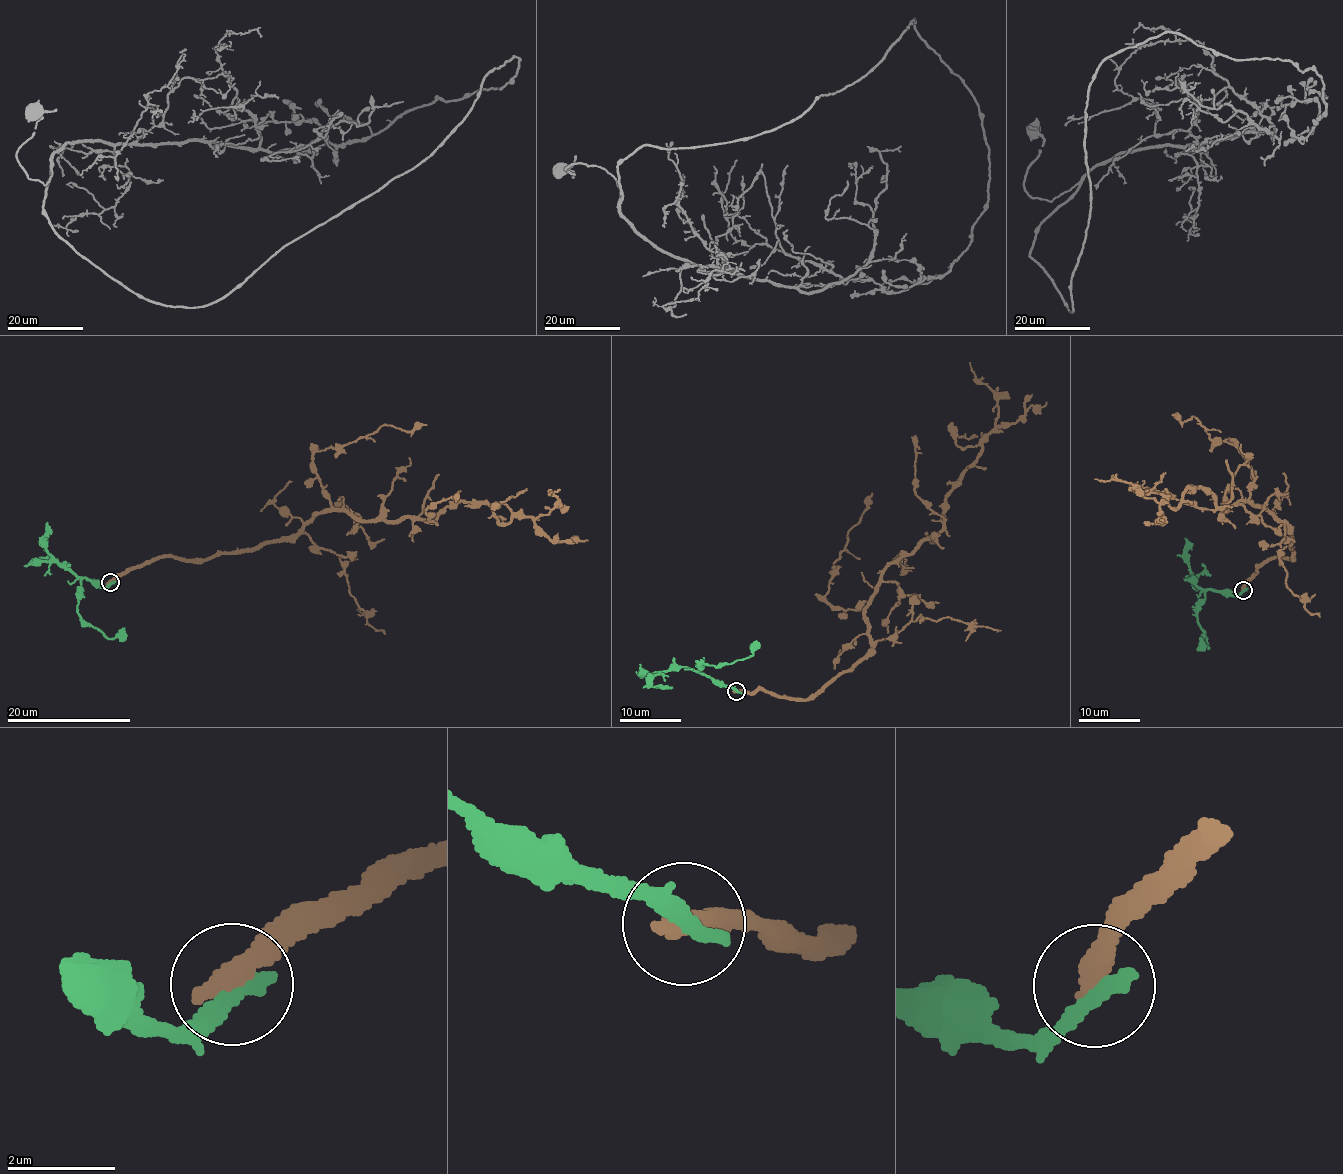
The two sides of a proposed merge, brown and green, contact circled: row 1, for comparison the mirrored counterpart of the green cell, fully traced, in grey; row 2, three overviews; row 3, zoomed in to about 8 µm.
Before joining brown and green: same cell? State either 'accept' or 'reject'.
reject

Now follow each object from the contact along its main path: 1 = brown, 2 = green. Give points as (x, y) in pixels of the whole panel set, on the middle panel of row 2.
1: (736, 690), (812, 699), (871, 650), (881, 572), (941, 529), (995, 426), (969, 362)
2: (736, 690), (699, 672), (703, 664), (720, 666), (749, 657), (752, 654), (752, 642)

